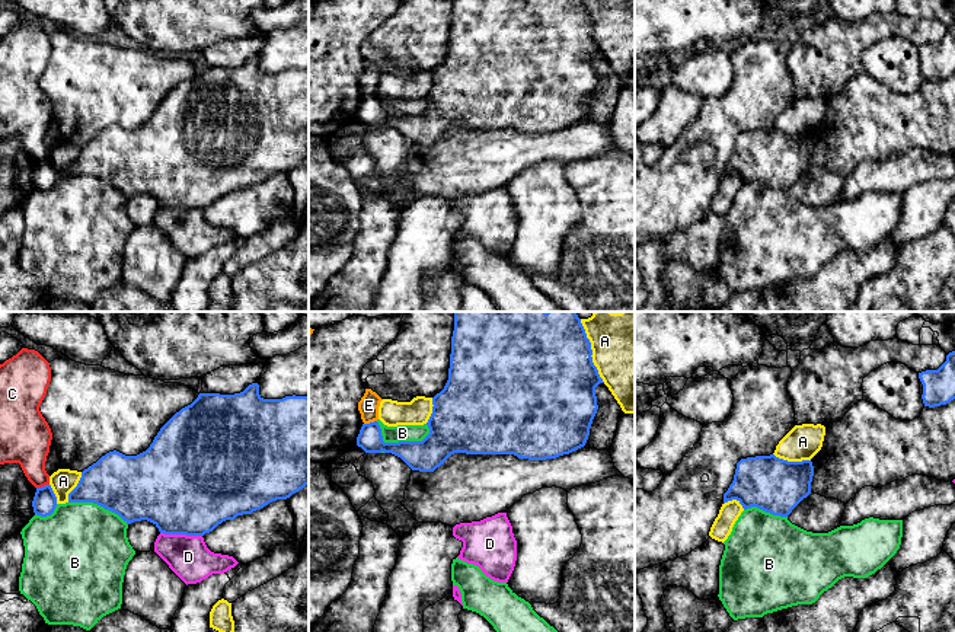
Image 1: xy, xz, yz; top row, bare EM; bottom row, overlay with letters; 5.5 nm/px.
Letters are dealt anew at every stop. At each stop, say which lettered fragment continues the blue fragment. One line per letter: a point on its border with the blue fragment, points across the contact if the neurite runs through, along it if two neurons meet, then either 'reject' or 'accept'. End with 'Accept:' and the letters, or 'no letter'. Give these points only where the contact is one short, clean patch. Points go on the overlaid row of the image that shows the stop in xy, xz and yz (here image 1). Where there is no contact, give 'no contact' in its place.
A: xz (591, 351) | reject
B: xz (399, 441) | reject
C: xy (42, 487) | along xy (48, 484), (37, 488) | reject
D: xy (181, 533) | reject
E: xz (370, 423) | along xz (376, 420), (364, 424) | reject
Accept: no letter

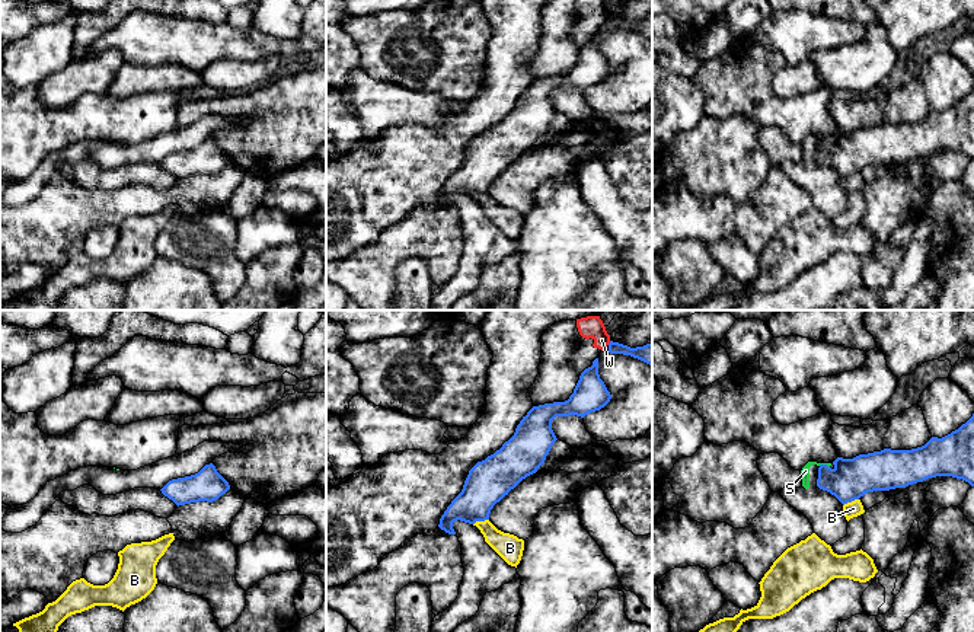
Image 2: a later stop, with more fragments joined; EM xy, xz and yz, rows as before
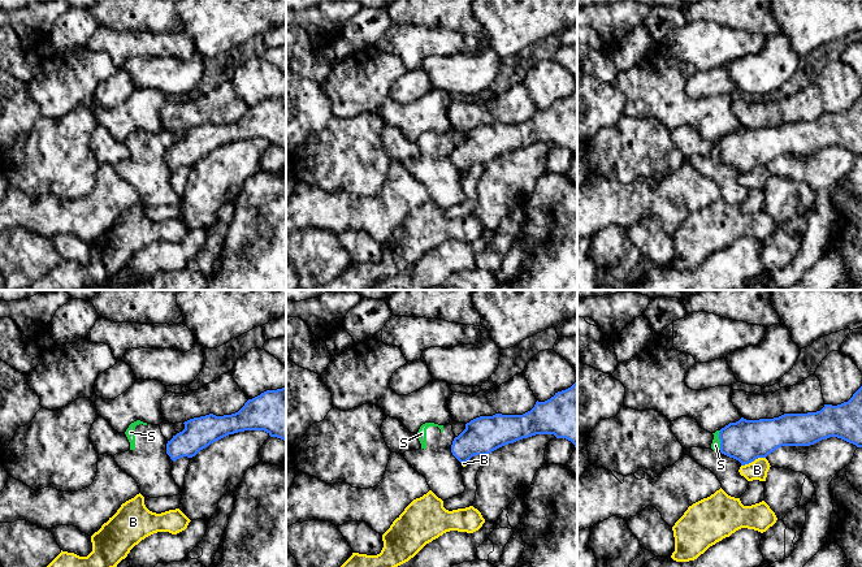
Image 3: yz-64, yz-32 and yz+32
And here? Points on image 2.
B: xz (481, 520) | reject
S: yz (824, 465) | along yz (818, 465), (829, 468) | reject
W: xz (610, 342) | along xz (610, 341), (607, 344) | reject
Accept: no letter

